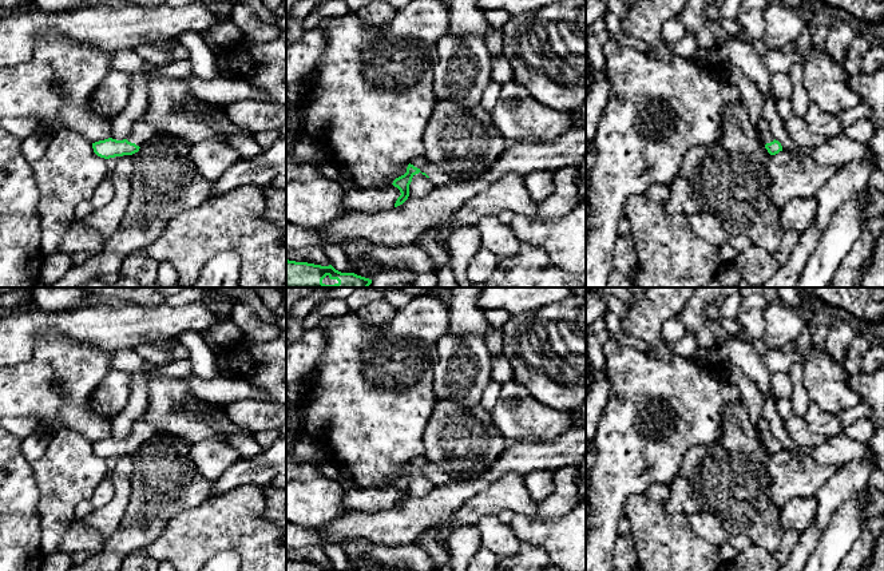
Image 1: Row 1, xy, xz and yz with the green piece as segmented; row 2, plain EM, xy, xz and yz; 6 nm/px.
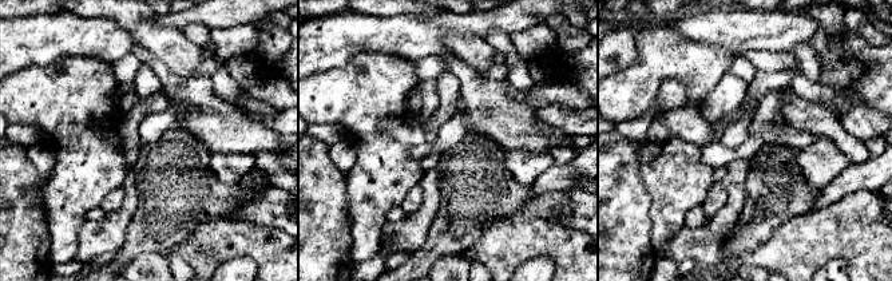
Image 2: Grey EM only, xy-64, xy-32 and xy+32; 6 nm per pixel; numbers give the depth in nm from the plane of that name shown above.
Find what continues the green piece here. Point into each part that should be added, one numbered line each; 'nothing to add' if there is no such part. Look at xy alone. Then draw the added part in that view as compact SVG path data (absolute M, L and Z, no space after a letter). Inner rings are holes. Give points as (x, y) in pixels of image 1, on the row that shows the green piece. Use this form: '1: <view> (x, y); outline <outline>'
1: xy (142, 133); outline M140 118L135 123L134 131L127 136L127 140L140 147L146 142L148 142L152 138L152 135L154 132L151 126L143 118Z

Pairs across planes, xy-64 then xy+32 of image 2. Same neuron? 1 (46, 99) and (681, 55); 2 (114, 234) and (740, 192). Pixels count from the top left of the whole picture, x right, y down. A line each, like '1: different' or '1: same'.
1: same
2: same

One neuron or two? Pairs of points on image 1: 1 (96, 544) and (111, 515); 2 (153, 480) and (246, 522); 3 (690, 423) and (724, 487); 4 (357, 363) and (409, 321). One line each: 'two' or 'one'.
1: two
2: two
3: two
4: one

